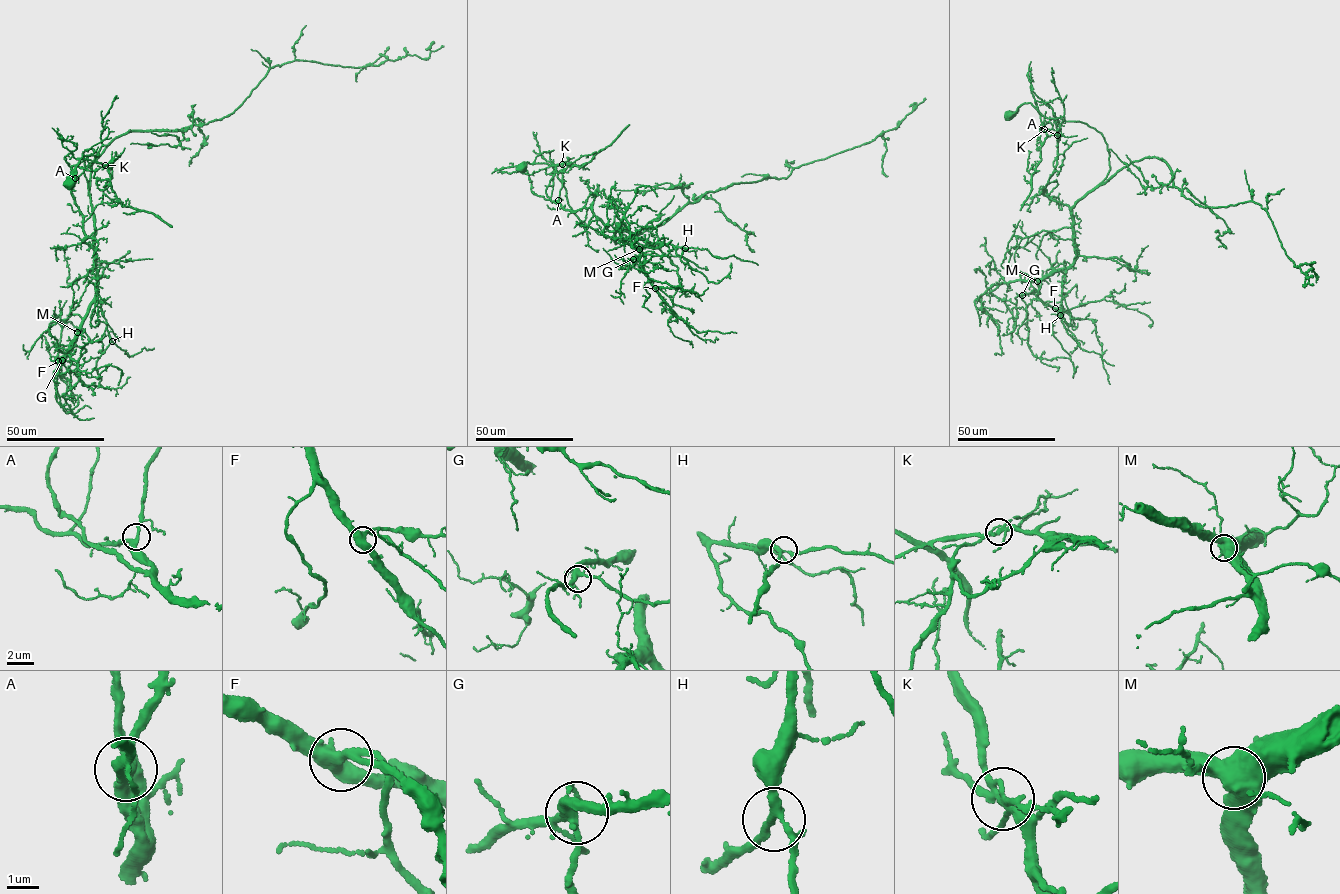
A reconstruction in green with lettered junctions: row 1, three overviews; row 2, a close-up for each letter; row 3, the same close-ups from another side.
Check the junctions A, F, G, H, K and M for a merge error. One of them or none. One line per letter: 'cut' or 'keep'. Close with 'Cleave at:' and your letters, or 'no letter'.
A: keep
F: keep
G: keep
H: keep
K: cut
M: keep
Cleave at: K

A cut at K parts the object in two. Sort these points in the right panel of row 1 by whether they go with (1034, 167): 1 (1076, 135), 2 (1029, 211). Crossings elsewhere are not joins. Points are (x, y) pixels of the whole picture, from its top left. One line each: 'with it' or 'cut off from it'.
1: with it
2: cut off from it

